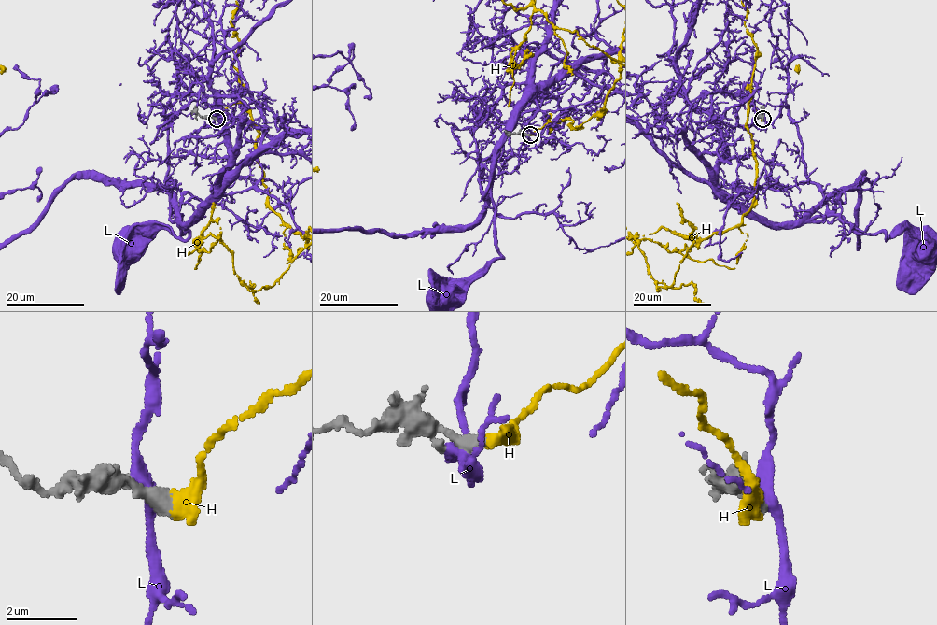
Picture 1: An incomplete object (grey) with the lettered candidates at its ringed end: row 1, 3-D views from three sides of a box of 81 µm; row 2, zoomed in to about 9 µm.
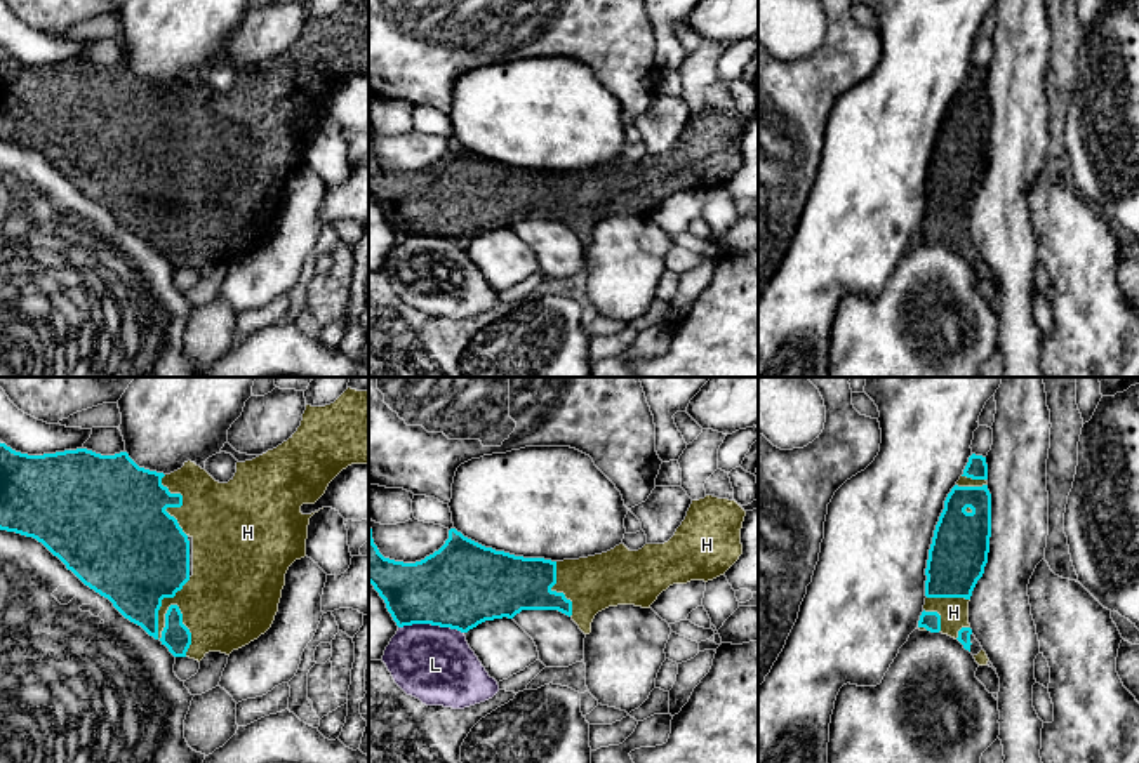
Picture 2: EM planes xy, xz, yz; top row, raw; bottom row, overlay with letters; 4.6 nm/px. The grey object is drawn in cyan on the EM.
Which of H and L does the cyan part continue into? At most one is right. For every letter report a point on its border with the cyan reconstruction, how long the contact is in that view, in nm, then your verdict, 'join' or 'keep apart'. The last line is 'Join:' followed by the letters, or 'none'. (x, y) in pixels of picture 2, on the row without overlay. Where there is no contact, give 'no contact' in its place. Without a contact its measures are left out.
H: contact xy (166, 232); length 360 nm; join
L: contact xz (432, 235); length 300 nm; keep apart
Join: H

